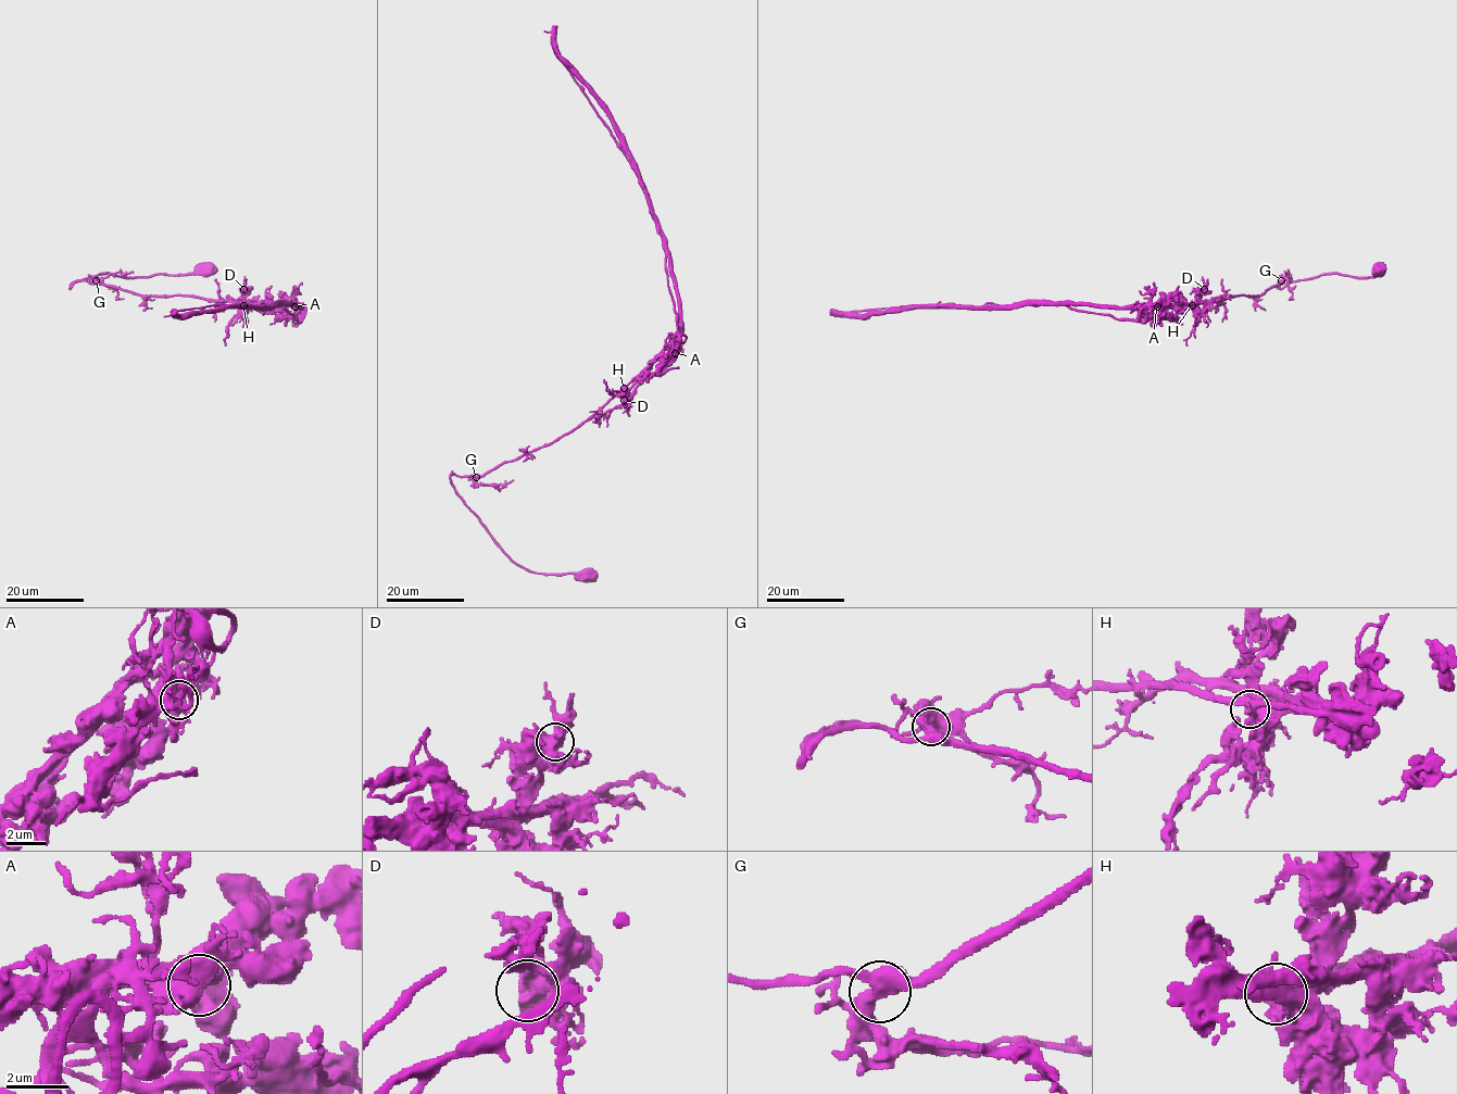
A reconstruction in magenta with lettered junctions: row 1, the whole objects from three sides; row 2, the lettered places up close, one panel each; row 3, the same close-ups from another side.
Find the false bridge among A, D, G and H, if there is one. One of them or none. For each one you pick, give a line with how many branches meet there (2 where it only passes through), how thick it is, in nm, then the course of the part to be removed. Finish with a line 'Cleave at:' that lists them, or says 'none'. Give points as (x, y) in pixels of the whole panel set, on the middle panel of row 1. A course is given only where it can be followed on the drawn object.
H: branches 3; calibre 480 nm; course (624, 388), (635, 384), (678, 330), (670, 252), (608, 109), (544, 30)
Cleave at: H

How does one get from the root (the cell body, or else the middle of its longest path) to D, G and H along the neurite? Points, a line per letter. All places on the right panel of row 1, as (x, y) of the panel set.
D: (1377, 269), (1374, 277), (1320, 274), (1281, 288), (1281, 280), (1260, 296), (1234, 296), (1194, 305), (1204, 288)
G: (1377, 269), (1378, 275), (1374, 277), (1320, 274), (1293, 280), (1281, 288), (1281, 280)
H: (1377, 269), (1374, 277), (1320, 274), (1281, 288), (1281, 280), (1260, 296), (1234, 296), (1192, 305)

